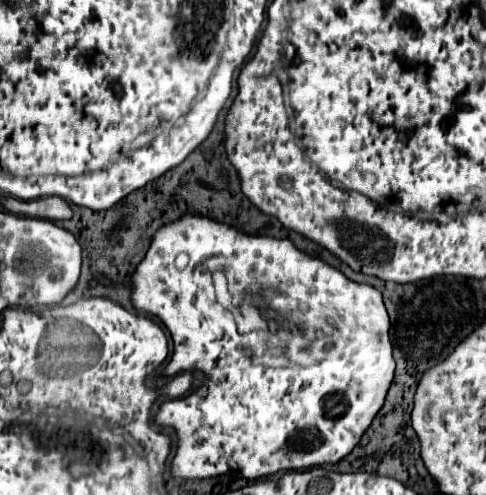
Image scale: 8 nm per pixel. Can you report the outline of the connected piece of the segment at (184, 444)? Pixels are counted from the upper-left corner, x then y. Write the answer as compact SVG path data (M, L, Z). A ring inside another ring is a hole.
M188 215L186 219L180 219L180 223L168 223L166 227L162 227L162 231L158 231L152 239L152 245L146 253L146 257L142 259L142 263L136 267L134 271L134 279L132 279L132 303L148 313L158 315L164 325L170 329L172 339L174 339L174 353L170 363L166 365L164 375L178 375L182 371L190 371L190 373L202 373L202 389L206 389L206 411L178 411L182 401L166 401L162 403L158 415L156 415L156 423L164 425L164 427L174 427L176 435L178 435L178 451L176 457L172 461L172 475L174 477L182 477L182 479L204 479L204 477L214 477L214 475L224 475L228 471L236 471L242 477L250 479L258 479L264 475L272 475L276 471L300 471L300 469L310 469L310 467L318 467L324 463L338 463L342 457L346 457L356 443L360 441L362 433L368 429L368 425L372 423L372 419L376 417L376 413L380 411L384 397L388 393L388 387L392 383L394 377L394 359L392 359L392 343L388 337L388 329L390 329L390 321L388 321L388 313L386 307L382 303L382 295L376 287L372 285L362 285L362 283L354 283L350 281L344 273L340 273L338 269L326 265L320 259L312 259L308 255L304 255L302 251L298 251L292 241L288 239L274 239L274 237L250 237L244 235L240 231L234 231L222 223L214 223L210 219L198 219L198 215ZM176 263L188 263L184 269L178 269ZM224 265L224 275L230 279L230 283L240 283L240 271L242 277L246 277L248 283L252 281L274 281L274 291L272 295L260 295L262 303L260 303L260 313L266 321L264 329L252 331L248 335L240 335L236 329L236 319L232 315L232 311L228 311L226 307L218 305L216 301L216 293L214 293L214 285L212 285L212 273ZM246 351L252 351L252 355L256 357L264 357L264 355L282 355L282 351L288 351L288 367L284 369L274 369L274 367L264 367L264 365L254 365L248 357Z

